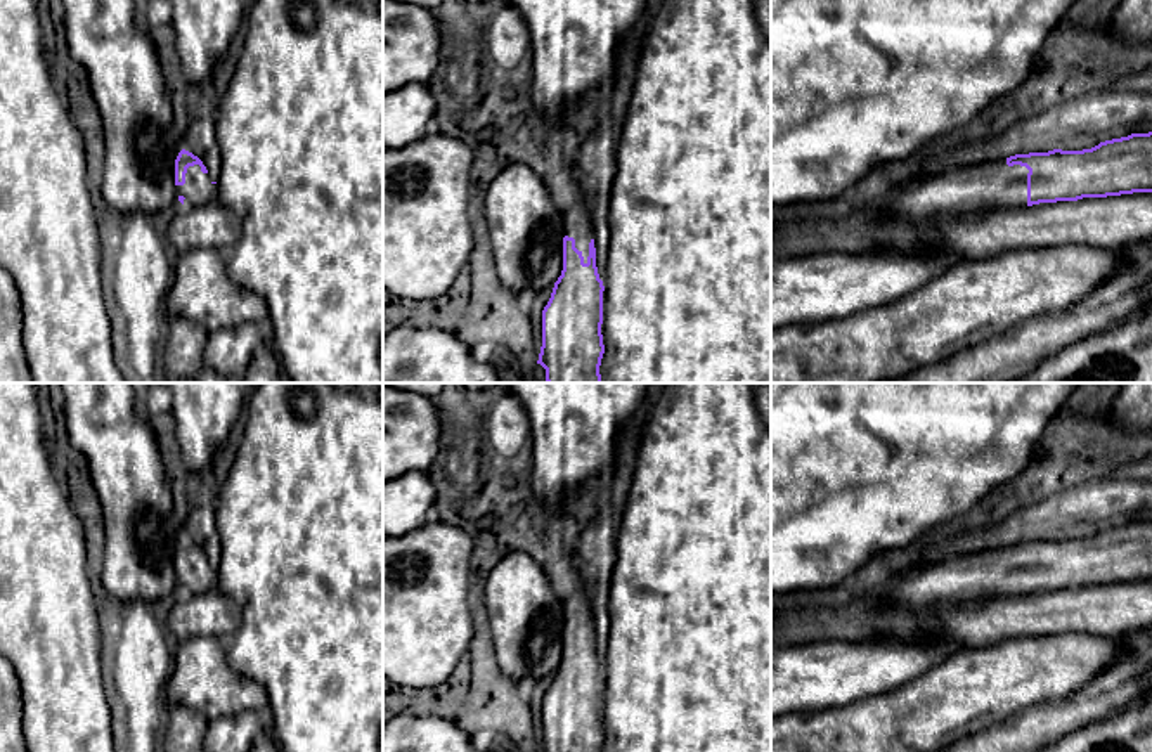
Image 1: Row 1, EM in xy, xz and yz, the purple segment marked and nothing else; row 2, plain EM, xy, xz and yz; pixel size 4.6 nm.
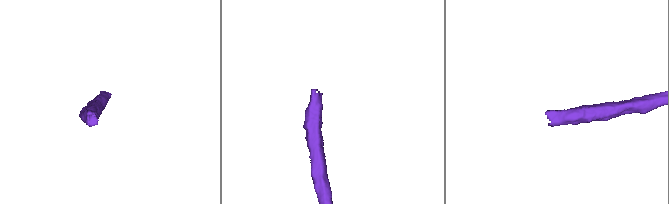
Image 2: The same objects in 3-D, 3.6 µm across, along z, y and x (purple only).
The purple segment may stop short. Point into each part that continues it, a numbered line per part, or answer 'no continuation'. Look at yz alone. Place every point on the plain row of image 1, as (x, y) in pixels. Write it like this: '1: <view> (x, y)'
1: yz (958, 579)

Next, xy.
1: xy (198, 577)

